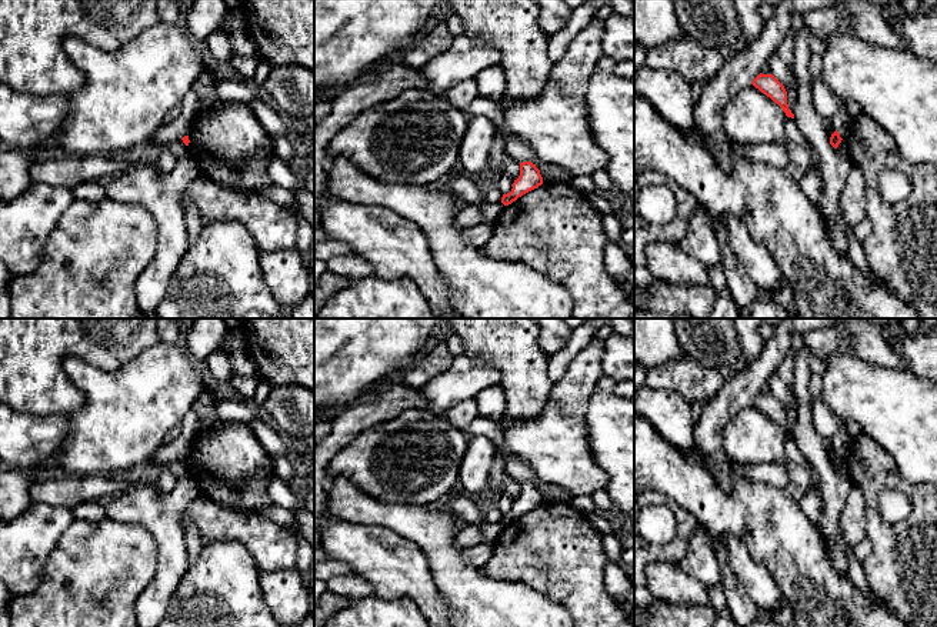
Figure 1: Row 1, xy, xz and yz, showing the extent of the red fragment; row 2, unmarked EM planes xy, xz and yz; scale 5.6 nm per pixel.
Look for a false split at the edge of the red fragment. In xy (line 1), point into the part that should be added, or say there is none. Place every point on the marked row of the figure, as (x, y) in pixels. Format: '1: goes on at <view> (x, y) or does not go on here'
1: does not go on here

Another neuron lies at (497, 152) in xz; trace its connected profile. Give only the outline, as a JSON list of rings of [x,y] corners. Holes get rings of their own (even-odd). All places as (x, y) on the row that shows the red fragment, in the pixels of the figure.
[[[497,130],[494,144],[490,150],[488,171],[486,176],[497,180],[504,174],[503,169],[504,156],[506,156],[504,141]]]

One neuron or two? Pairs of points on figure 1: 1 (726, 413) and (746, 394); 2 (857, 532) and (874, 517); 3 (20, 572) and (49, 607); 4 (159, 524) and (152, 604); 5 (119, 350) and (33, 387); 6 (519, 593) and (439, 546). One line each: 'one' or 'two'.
1: one
2: two
3: two
4: one
5: one
6: one

